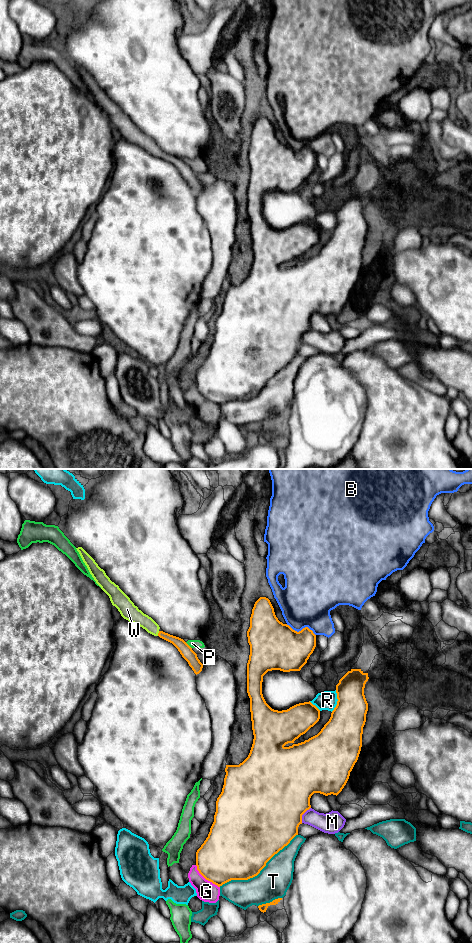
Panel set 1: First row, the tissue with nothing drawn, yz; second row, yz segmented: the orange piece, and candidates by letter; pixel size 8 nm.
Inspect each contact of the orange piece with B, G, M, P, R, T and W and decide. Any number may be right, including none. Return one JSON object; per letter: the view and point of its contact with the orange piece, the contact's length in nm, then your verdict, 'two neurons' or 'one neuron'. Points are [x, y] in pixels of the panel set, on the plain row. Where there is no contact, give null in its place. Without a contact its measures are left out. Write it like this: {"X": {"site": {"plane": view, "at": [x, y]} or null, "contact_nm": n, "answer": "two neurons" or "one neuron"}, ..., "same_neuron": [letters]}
{"B": {"site": {"plane": "yz", "at": [301, 150]}, "contact_nm": 260, "answer": "two neurons"}, "G": {"site": {"plane": "yz", "at": [206, 399]}, "contact_nm": 260, "answer": "two neurons"}, "M": {"site": {"plane": "yz", "at": [302, 334]}, "contact_nm": 150, "answer": "two neurons"}, "P": {"site": {"plane": "yz", "at": [188, 165]}, "contact_nm": 80, "answer": "two neurons"}, "R": {"site": {"plane": "yz", "at": [337, 221]}, "contact_nm": 180, "answer": "two neurons"}, "T": {"site": {"plane": "yz", "at": [259, 392]}, "contact_nm": 750, "answer": "two neurons"}, "W": {"site": {"plane": "yz", "at": [158, 153]}, "contact_nm": 40, "answer": "one neuron"}, "same_neuron": ["W"]}

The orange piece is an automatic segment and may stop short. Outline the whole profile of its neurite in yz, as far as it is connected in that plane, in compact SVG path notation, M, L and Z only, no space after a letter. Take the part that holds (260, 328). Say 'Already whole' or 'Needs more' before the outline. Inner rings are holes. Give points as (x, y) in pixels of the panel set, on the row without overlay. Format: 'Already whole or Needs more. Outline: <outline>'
Already whole. Outline: M260 117L252 129L247 157L250 165L247 213L250 218L253 264L248 277L242 283L226 285L224 305L216 321L214 342L208 357L196 372L197 390L206 400L218 407L231 400L248 400L257 396L266 383L298 355L302 335L311 328L310 318L314 313L337 316L342 311L361 271L363 247L368 231L364 215L365 204L369 199L368 193L361 189L351 189L336 205L338 221L329 241L317 255L295 264L296 259L319 241L320 230L310 221L296 224L287 230L272 229L262 214L263 196L272 190L300 191L316 167L316 155L308 147L297 152L280 142L270 120Z

